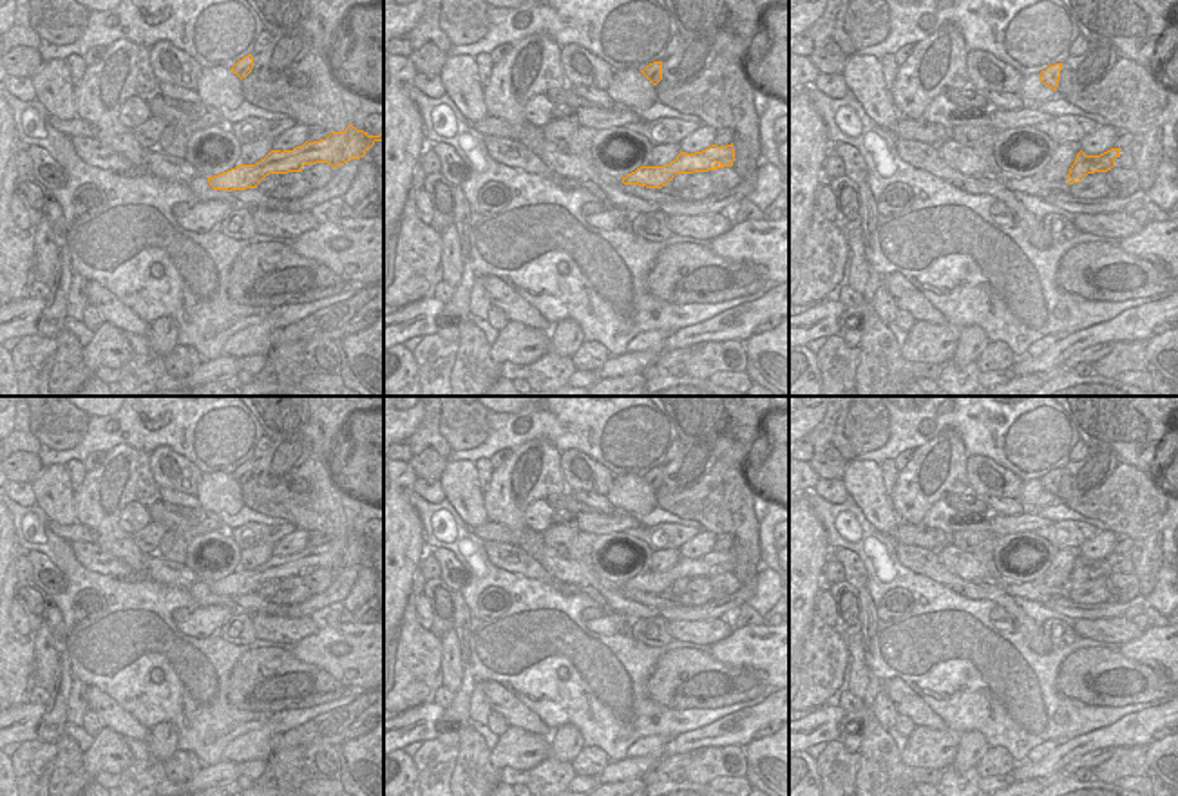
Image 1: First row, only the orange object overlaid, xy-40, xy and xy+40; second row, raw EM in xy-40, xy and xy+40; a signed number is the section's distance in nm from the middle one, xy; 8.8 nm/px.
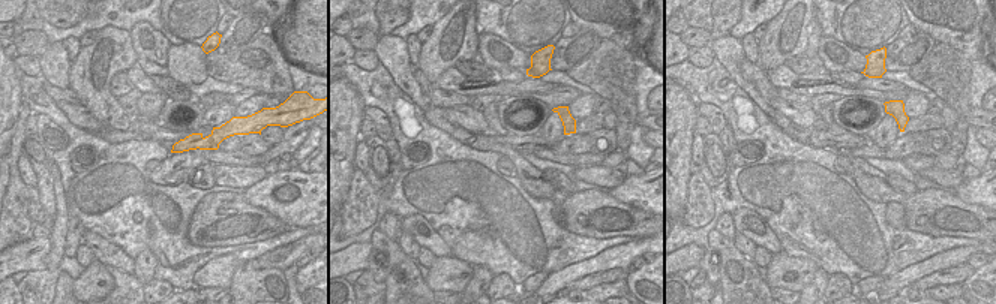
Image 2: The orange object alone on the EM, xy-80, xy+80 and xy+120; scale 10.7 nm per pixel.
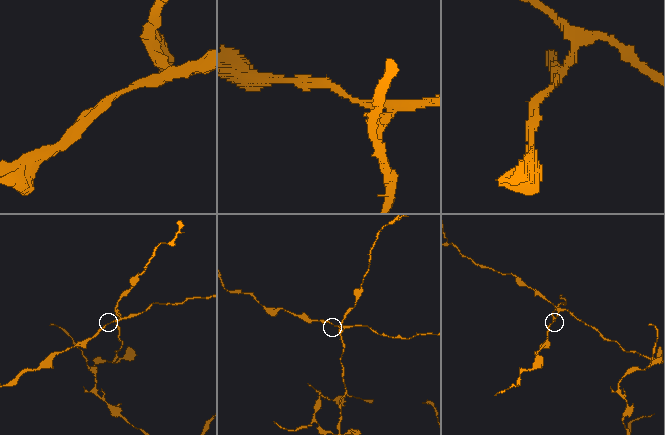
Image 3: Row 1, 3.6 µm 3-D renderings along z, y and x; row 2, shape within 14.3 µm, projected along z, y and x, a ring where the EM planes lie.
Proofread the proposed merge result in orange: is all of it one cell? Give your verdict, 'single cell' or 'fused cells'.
fused cells

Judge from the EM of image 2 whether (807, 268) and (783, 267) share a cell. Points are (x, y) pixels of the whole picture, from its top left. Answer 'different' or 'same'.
same

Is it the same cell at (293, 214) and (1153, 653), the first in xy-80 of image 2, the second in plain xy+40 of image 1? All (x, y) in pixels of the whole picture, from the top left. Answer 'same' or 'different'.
same

